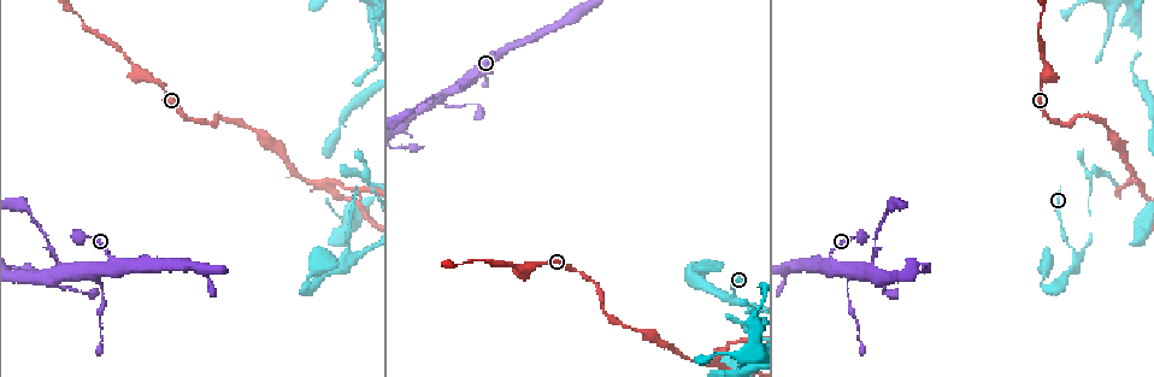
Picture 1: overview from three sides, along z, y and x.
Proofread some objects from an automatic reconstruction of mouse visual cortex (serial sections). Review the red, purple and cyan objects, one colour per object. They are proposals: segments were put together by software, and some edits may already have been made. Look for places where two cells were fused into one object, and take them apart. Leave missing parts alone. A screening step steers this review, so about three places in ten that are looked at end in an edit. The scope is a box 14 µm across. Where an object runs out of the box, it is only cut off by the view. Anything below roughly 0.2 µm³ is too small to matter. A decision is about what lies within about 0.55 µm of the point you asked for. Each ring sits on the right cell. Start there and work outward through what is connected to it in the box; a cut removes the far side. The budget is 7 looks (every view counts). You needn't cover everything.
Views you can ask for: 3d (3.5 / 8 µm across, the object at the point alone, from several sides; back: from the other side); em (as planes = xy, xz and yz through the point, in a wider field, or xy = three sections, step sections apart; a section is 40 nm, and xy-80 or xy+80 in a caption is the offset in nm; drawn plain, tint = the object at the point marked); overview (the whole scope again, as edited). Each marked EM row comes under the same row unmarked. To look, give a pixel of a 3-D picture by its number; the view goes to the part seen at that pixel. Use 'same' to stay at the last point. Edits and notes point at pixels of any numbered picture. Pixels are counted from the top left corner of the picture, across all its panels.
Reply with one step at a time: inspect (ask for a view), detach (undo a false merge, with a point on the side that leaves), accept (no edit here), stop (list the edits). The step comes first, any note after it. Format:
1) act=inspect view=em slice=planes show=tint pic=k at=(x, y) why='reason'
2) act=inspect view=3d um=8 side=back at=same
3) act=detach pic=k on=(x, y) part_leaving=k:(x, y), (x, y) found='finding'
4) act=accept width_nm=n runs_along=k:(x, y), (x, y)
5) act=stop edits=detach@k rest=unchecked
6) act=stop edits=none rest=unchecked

act=inspect view=3d um=8 pic=1 at=(349, 251) why='a fork'

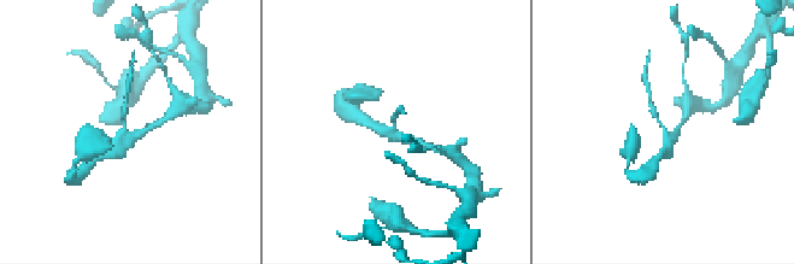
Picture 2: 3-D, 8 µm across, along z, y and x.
act=inspect view=3d um=3.5 pic=2 at=(122, 133)

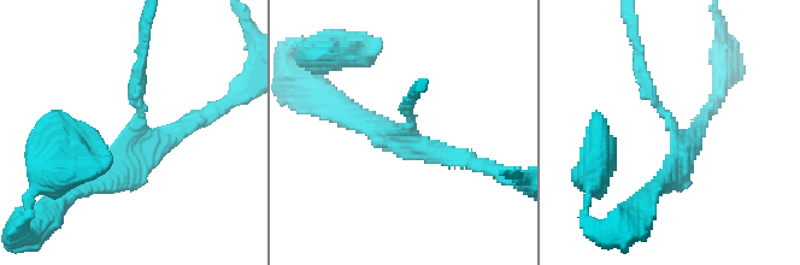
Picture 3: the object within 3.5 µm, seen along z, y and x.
act=inspect view=em slice=planes show=tint pic=3 at=(672, 126) why='now the EM'

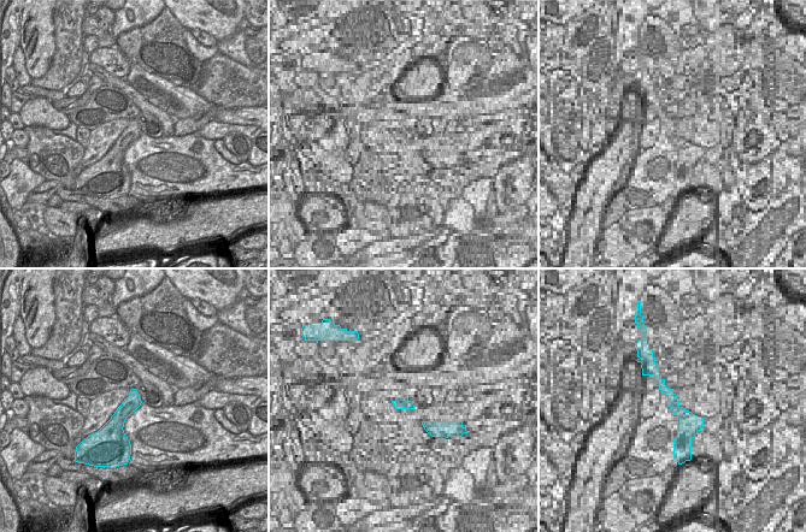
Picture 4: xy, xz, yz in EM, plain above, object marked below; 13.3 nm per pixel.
act=accept found='continuous, no second cell'

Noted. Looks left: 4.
act=inspect view=3d um=8 side=back pic=1 at=(691, 263) why='sharp bend'

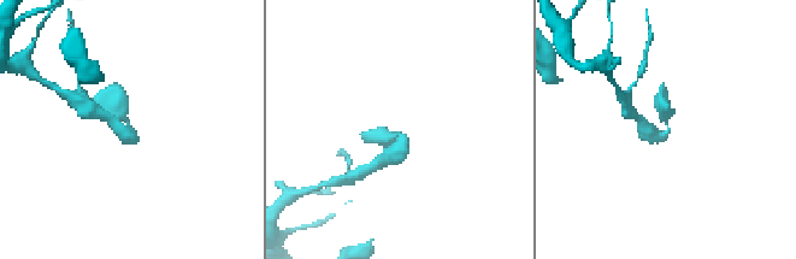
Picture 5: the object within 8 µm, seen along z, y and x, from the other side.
act=inspect view=3d um=3.5 pic=5 at=(397, 134) why='closer look'

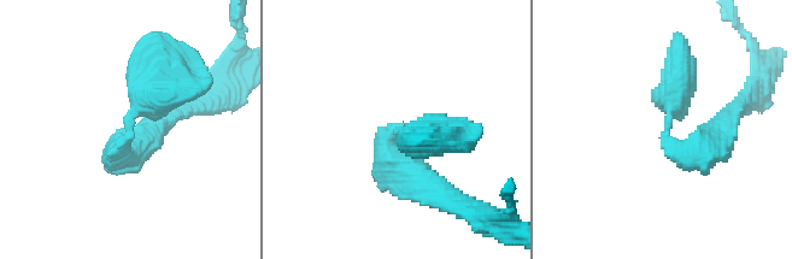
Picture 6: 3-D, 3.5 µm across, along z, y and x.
act=inspect view=em slice=planes show=tint pic=6 at=(667, 126) arm_widths_nm=450,450

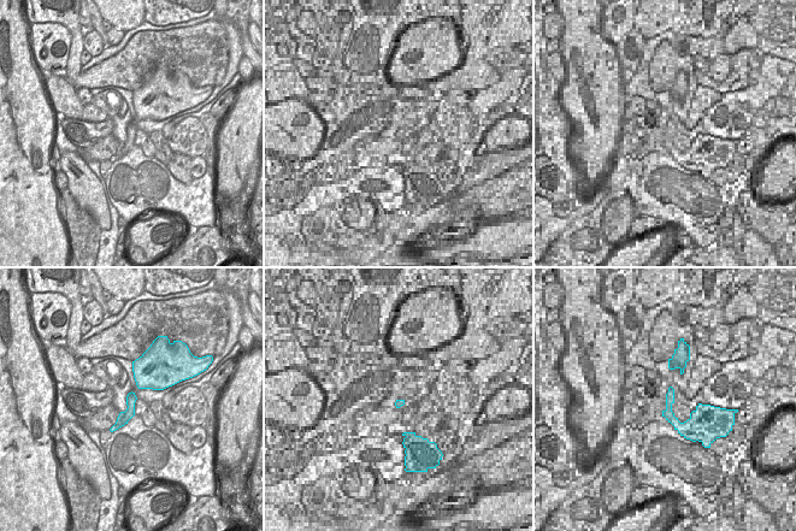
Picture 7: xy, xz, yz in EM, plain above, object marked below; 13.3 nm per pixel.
act=accept found='continuous, no second cell'

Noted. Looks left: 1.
act=stop edits=none rest=unchecked

